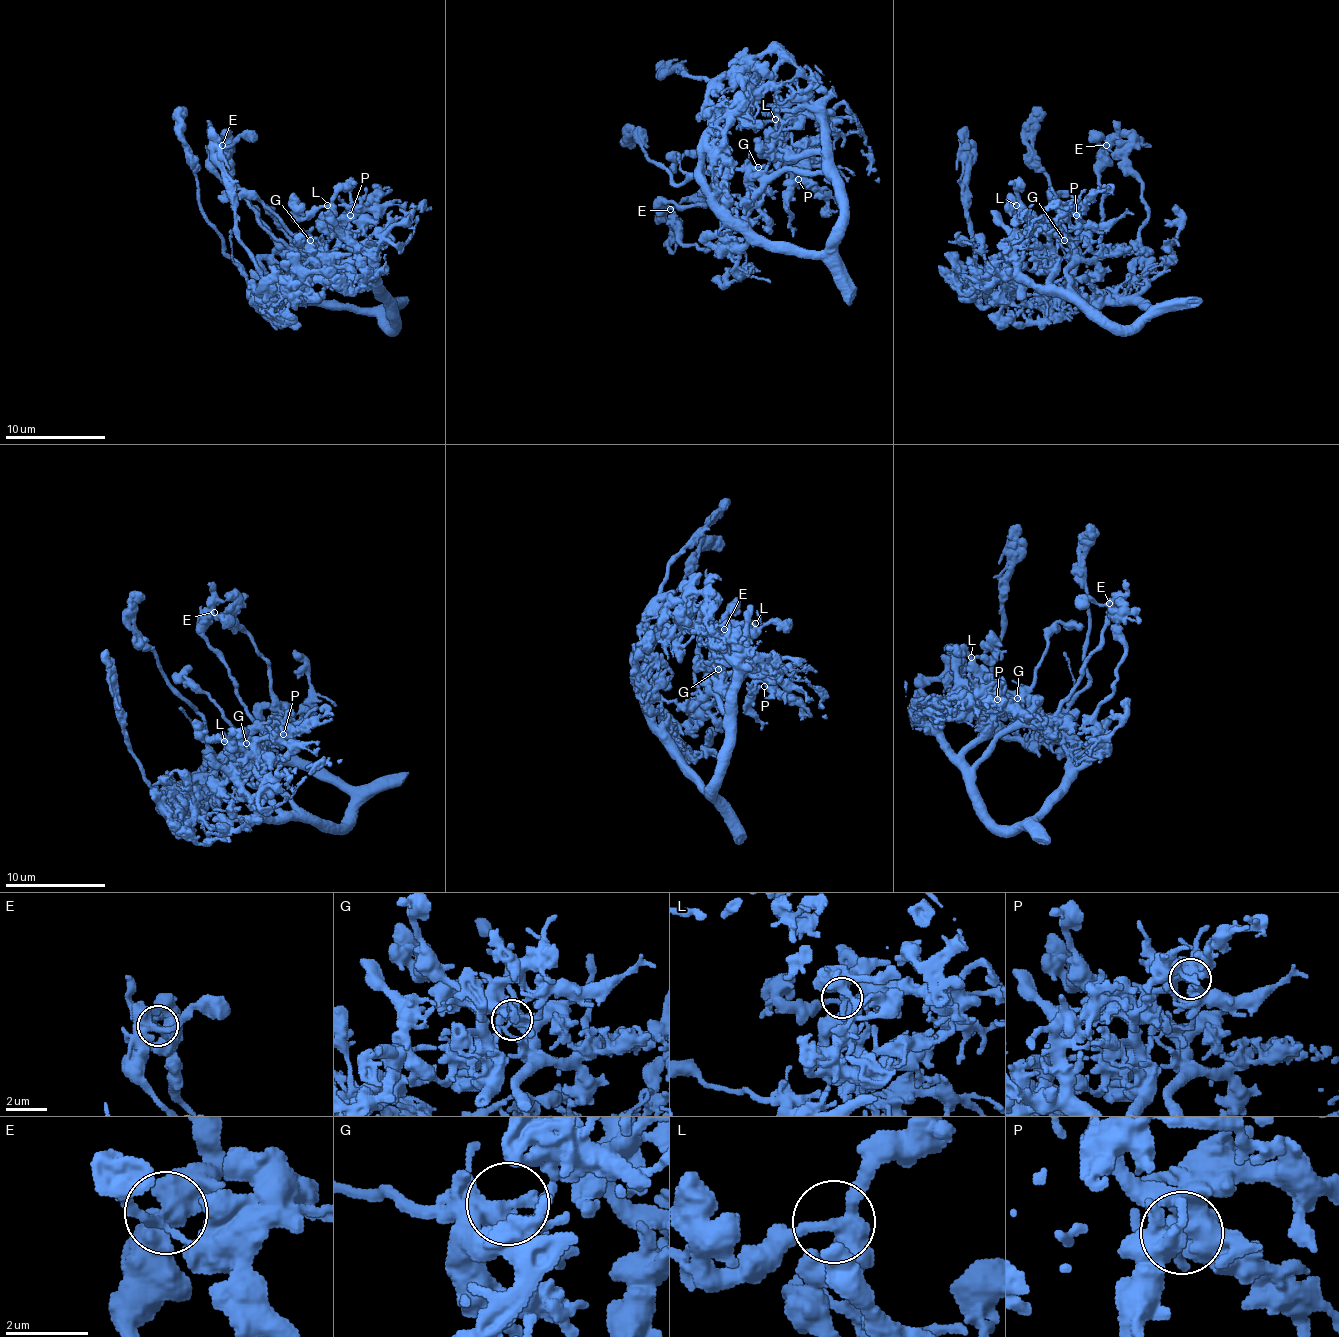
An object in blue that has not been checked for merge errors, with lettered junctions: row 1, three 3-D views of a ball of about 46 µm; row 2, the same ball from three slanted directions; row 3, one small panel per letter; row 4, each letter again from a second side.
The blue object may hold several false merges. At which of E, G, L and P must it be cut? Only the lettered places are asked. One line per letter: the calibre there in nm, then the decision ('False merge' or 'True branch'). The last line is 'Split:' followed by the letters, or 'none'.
E: Thickness 360 nm. True branch
G: Thickness 380 nm. True branch
L: Thickness 320 nm. True branch
P: Thickness 500 nm. True branch
Split: none

